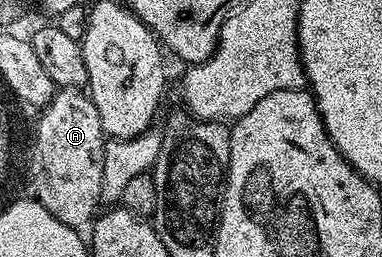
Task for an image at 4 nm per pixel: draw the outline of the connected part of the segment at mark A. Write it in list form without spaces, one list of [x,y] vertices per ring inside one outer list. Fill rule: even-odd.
[[[61,89],[54,94],[53,100],[40,112],[41,119],[35,125],[40,133],[40,156],[38,163],[38,181],[41,198],[38,203],[59,217],[63,225],[85,229],[92,224],[101,203],[101,166],[107,146],[107,136],[99,121],[99,109],[95,109],[92,99],[81,89]]]

